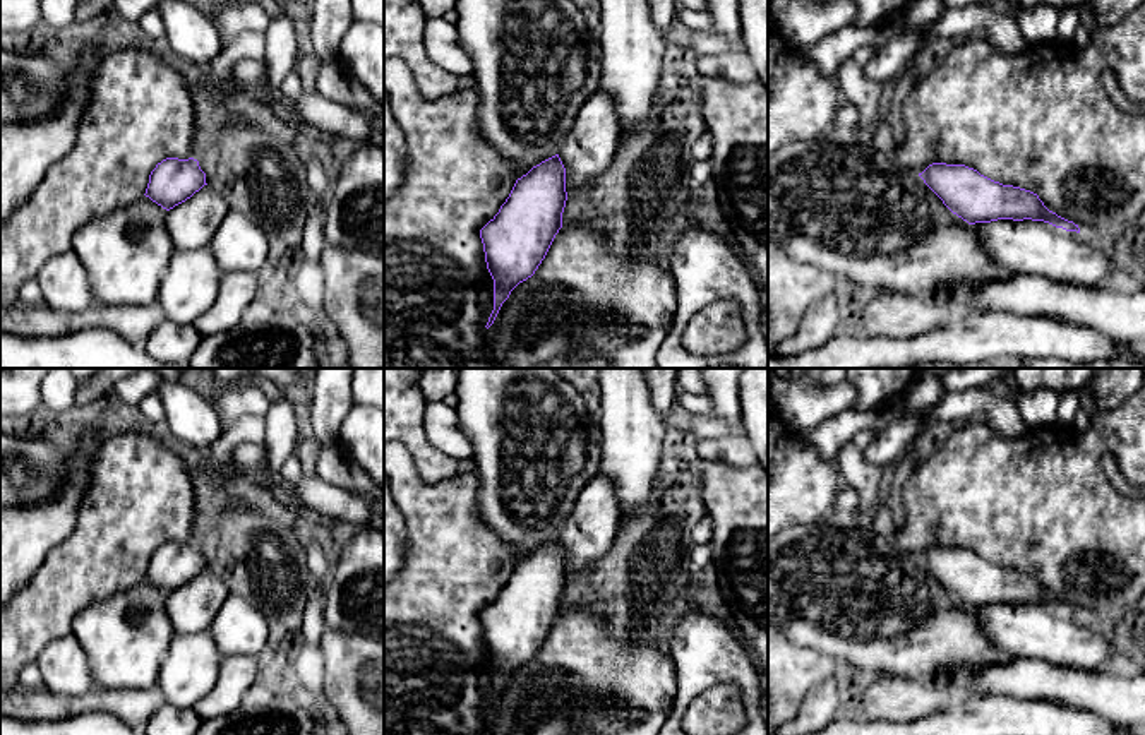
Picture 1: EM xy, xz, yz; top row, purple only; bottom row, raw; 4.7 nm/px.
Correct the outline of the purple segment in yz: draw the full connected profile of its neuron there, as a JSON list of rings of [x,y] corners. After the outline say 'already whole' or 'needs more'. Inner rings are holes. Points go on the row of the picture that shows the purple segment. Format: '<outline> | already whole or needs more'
[[[932,163],[919,176],[968,224],[1032,219],[1080,233],[1078,224],[1049,211],[1037,194],[994,182],[965,164]]] | already whole

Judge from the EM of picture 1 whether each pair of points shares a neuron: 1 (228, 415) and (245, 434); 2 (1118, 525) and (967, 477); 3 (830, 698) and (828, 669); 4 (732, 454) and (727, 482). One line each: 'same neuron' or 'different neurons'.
1: different neurons
2: same neuron
3: different neurons
4: different neurons

